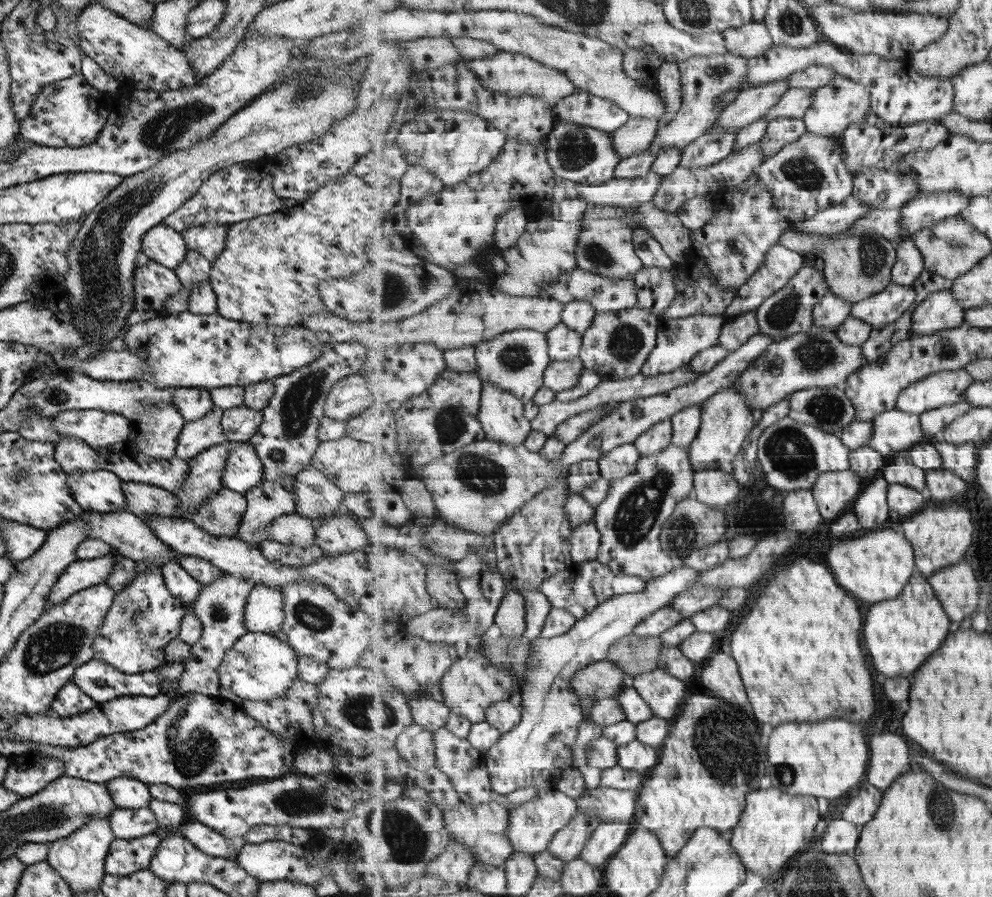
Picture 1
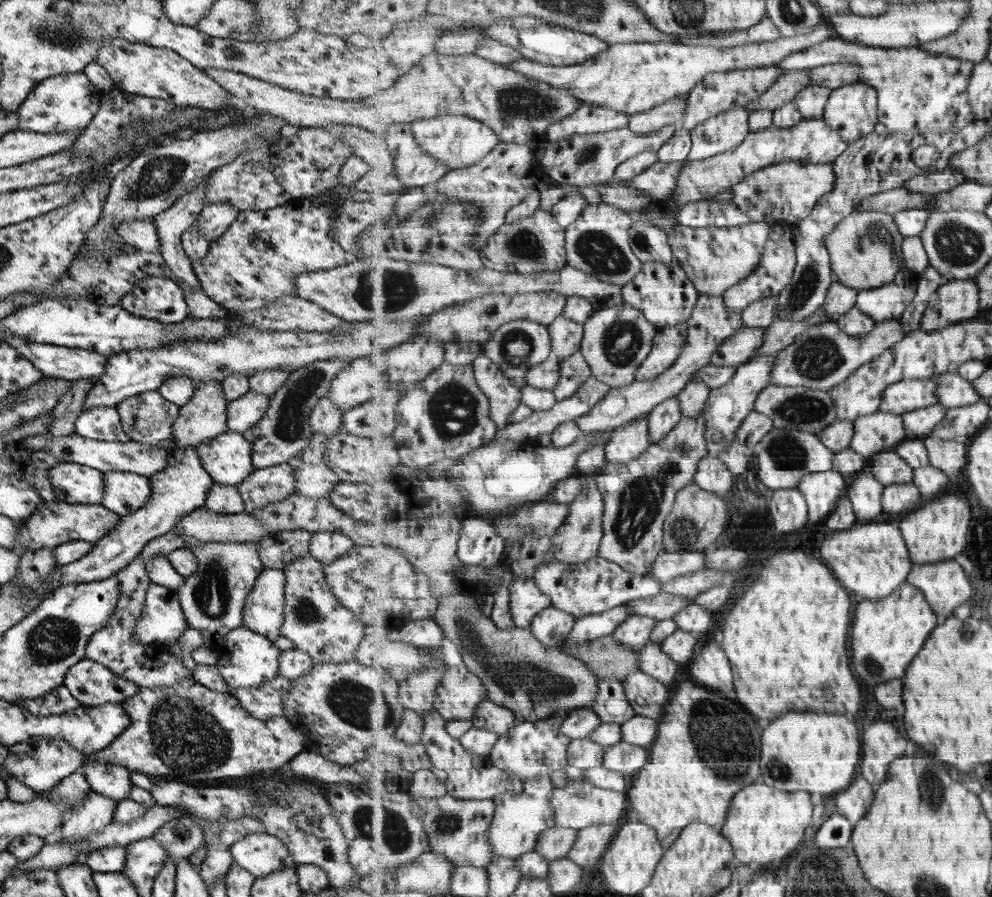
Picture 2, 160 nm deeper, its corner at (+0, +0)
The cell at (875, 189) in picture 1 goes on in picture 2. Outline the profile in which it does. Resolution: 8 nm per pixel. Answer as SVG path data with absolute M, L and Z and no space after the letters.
M948 167L941 173L918 174L911 180L906 180L901 188L907 188L907 190L917 192L917 194L935 196L935 194L957 188L959 185L967 182L967 180L968 176L965 176L964 172Z

